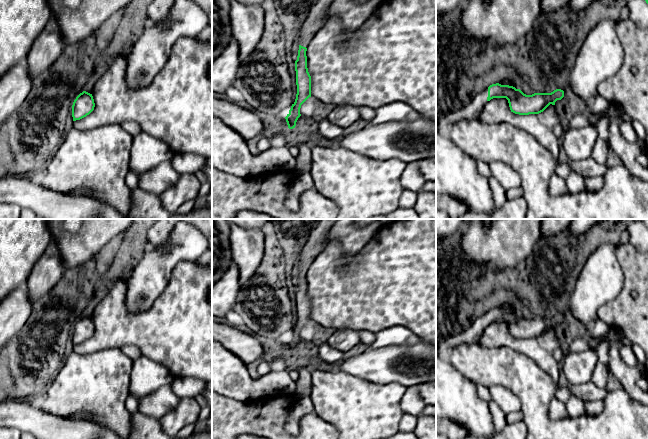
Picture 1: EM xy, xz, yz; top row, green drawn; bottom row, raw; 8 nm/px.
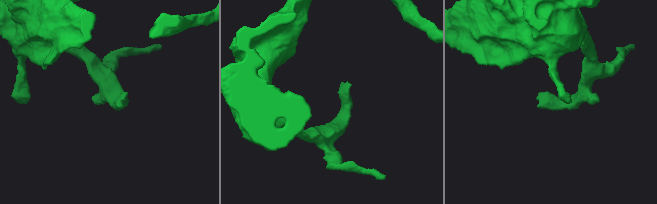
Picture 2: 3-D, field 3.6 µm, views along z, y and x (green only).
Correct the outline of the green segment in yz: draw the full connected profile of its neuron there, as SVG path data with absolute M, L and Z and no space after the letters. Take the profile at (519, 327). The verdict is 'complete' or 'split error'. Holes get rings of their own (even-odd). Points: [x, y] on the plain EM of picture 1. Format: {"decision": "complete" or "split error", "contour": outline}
{"decision": "split error", "contour": "M492 308L476 318L466 329L443 339L436 347L436 357L445 357L447 352L463 343L478 343L485 328L493 322L506 322L511 336L519 339L539 338L550 328L564 321L564 315L556 313L551 317L524 318L513 310Z"}

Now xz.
{"decision": "split error", "contour": "M317 219L310 229L308 239L301 250L298 261L298 280L295 285L297 318L295 326L285 341L289 353L295 352L296 346L301 340L301 329L311 321L311 300L308 296L306 280L307 271L316 257L324 250L327 233L338 220Z"}

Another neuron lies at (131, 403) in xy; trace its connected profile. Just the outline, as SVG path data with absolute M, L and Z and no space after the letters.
M129 395L125 401L125 407L131 413L138 412L138 405L139 405L139 399L137 399L133 395Z

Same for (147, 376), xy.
M141 355L133 361L130 395L140 400L163 386L170 385L174 378L166 367Z

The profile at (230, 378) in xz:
M212 339L212 391L224 397L239 402L250 402L259 399L263 395L276 395L277 393L294 394L297 382L293 381L286 370L270 372L252 379L247 366L230 350L221 343Z

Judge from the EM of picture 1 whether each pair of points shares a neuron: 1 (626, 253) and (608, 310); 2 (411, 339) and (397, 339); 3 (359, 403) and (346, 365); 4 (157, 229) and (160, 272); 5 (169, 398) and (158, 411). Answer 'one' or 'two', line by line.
1: one
2: one
3: two
4: two
5: one

